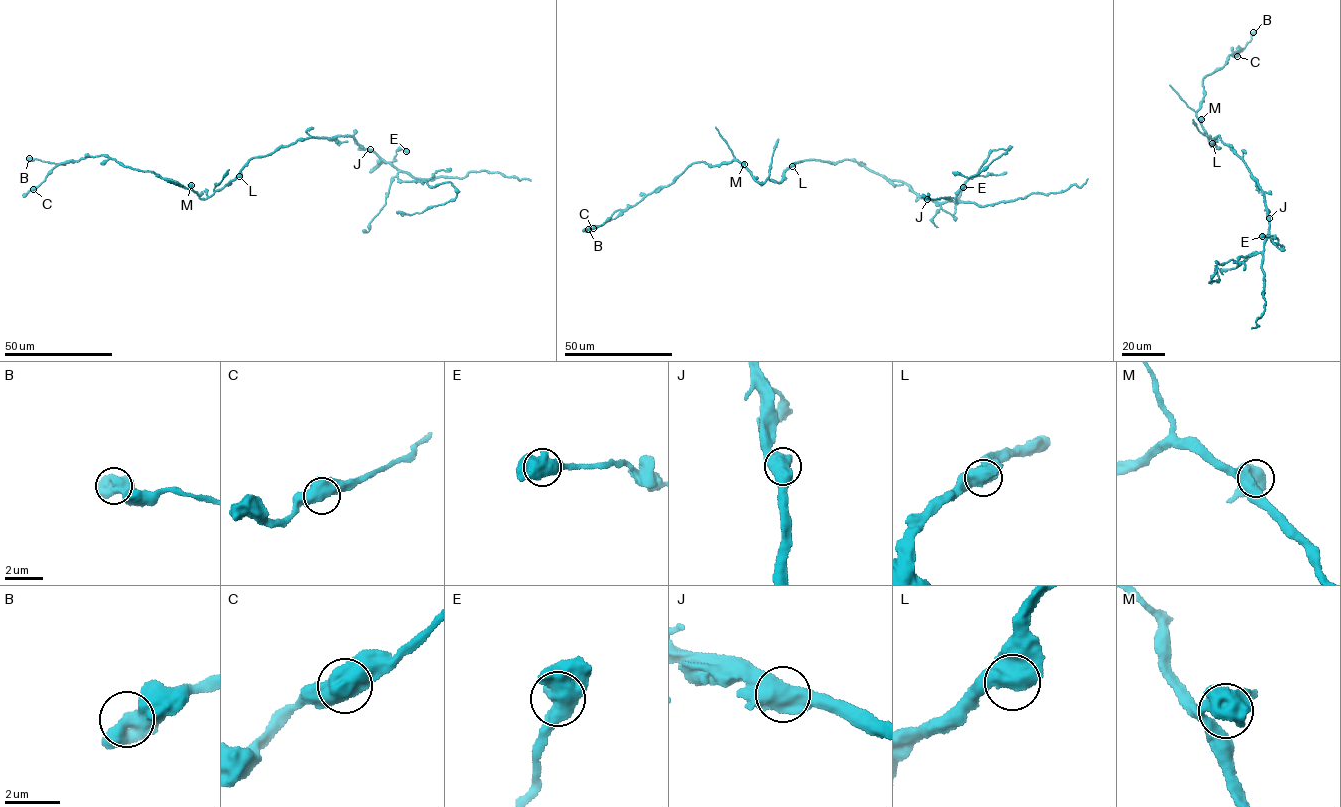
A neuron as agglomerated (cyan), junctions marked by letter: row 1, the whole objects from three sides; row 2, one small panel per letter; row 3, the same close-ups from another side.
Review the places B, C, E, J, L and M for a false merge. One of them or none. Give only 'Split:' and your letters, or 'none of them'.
Split: none of them

